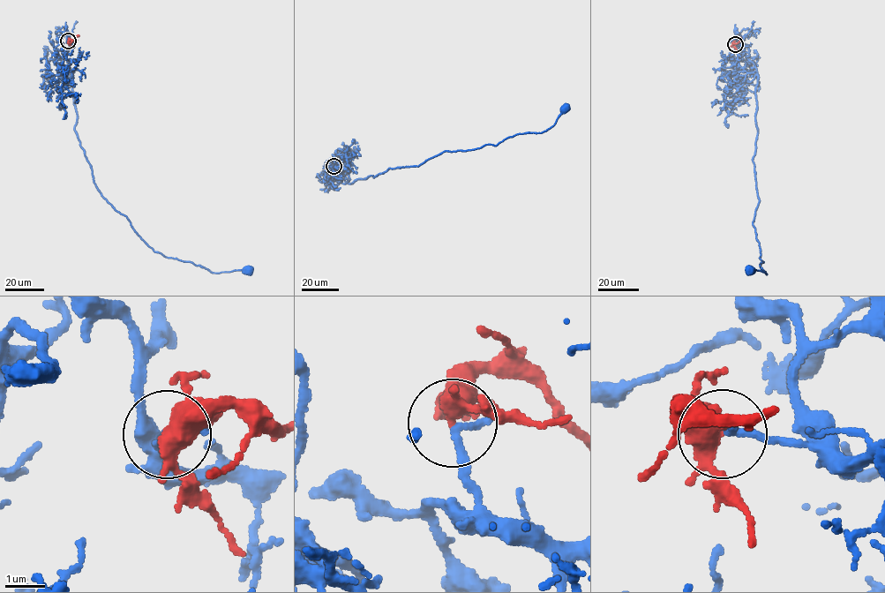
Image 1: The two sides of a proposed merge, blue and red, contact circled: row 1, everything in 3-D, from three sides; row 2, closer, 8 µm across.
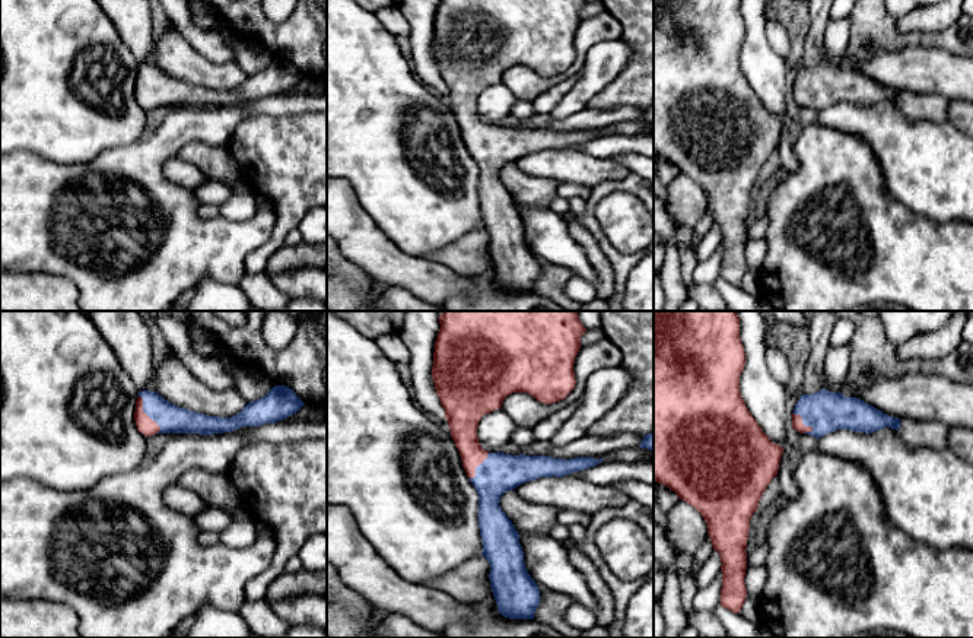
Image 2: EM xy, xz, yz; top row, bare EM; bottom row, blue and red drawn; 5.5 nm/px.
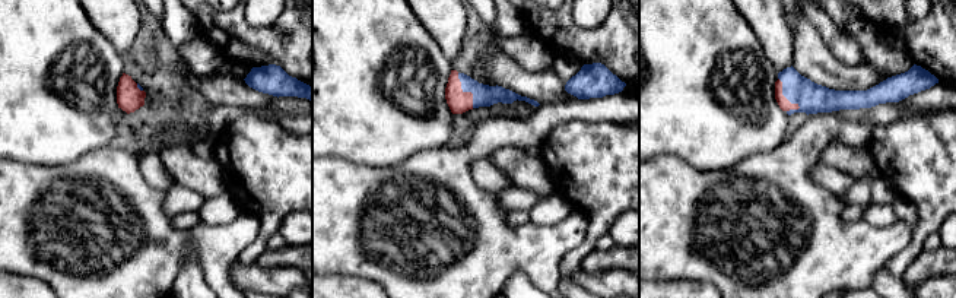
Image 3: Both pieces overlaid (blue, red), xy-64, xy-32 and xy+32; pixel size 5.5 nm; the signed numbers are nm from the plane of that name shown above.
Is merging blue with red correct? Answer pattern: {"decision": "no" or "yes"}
{"decision": "yes"}

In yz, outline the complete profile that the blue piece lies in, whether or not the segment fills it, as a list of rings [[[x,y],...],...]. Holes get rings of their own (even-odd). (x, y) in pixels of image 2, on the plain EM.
[[[826,61],[814,67],[802,67],[795,77],[792,101],[817,112],[836,102],[872,107],[885,99],[899,104],[900,92],[888,89],[856,70],[845,70],[840,64]]]

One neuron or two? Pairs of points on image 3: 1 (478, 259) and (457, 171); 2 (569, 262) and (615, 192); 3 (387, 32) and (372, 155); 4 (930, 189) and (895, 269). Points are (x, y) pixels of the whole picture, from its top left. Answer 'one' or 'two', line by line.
1: one
2: one
3: one
4: one

